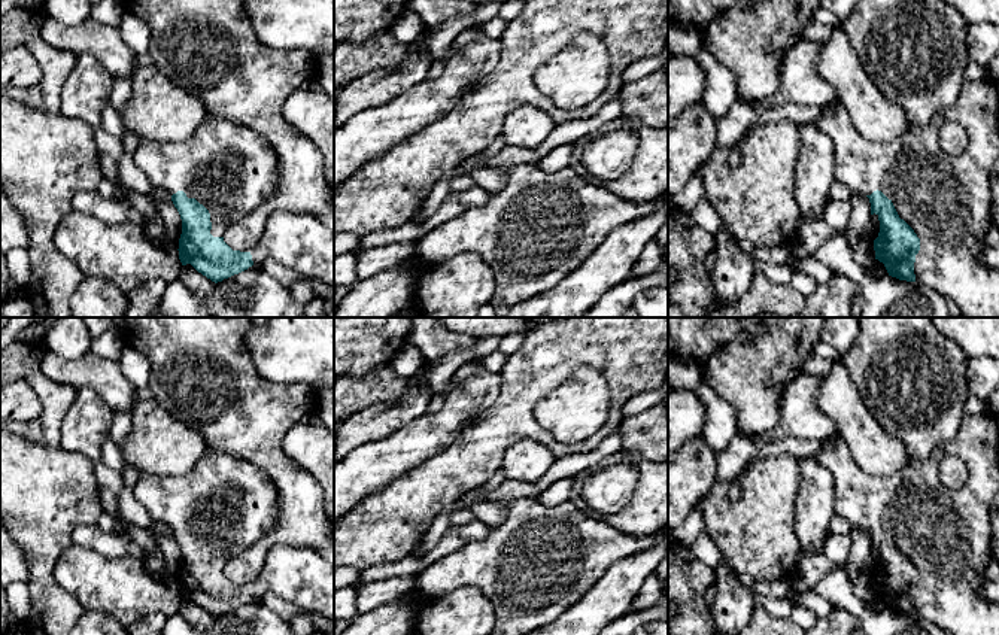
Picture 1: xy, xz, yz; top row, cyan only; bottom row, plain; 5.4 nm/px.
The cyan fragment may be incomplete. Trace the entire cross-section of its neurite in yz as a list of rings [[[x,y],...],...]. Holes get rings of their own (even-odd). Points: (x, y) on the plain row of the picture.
[[[990,413],[981,414],[965,414],[957,429],[956,435],[948,441],[944,443],[939,450],[932,453],[927,459],[910,459],[908,464],[896,471],[892,476],[872,476],[865,473],[853,459],[848,446],[838,437],[832,435],[823,440],[823,447],[811,455],[811,458],[822,467],[825,467],[833,477],[835,487],[836,487],[836,501],[835,510],[836,514],[845,517],[850,525],[856,529],[866,529],[871,537],[871,549],[877,549],[880,555],[880,566],[878,571],[874,574],[874,584],[875,593],[884,598],[889,610],[896,611],[899,614],[907,616],[918,616],[923,620],[929,620],[935,623],[944,632],[950,632],[951,635],[999,635],[999,604],[990,602],[984,598],[981,584],[984,581],[984,571],[989,566],[990,559],[990,543],[992,543],[992,523],[990,523],[990,511],[995,507],[995,496],[999,490],[999,429],[996,416]],[[941,455],[953,455],[959,456],[968,467],[969,478],[962,489],[948,489],[939,480],[939,456]]]

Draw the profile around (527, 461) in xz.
[[[526,438],[505,450],[501,470],[508,480],[535,483],[544,477],[555,461],[555,455],[544,444]]]

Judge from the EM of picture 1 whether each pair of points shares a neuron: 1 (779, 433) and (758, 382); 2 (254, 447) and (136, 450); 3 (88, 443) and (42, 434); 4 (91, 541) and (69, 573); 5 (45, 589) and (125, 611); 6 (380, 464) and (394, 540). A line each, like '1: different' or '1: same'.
1: different
2: different
3: different
4: different
5: different
6: different

